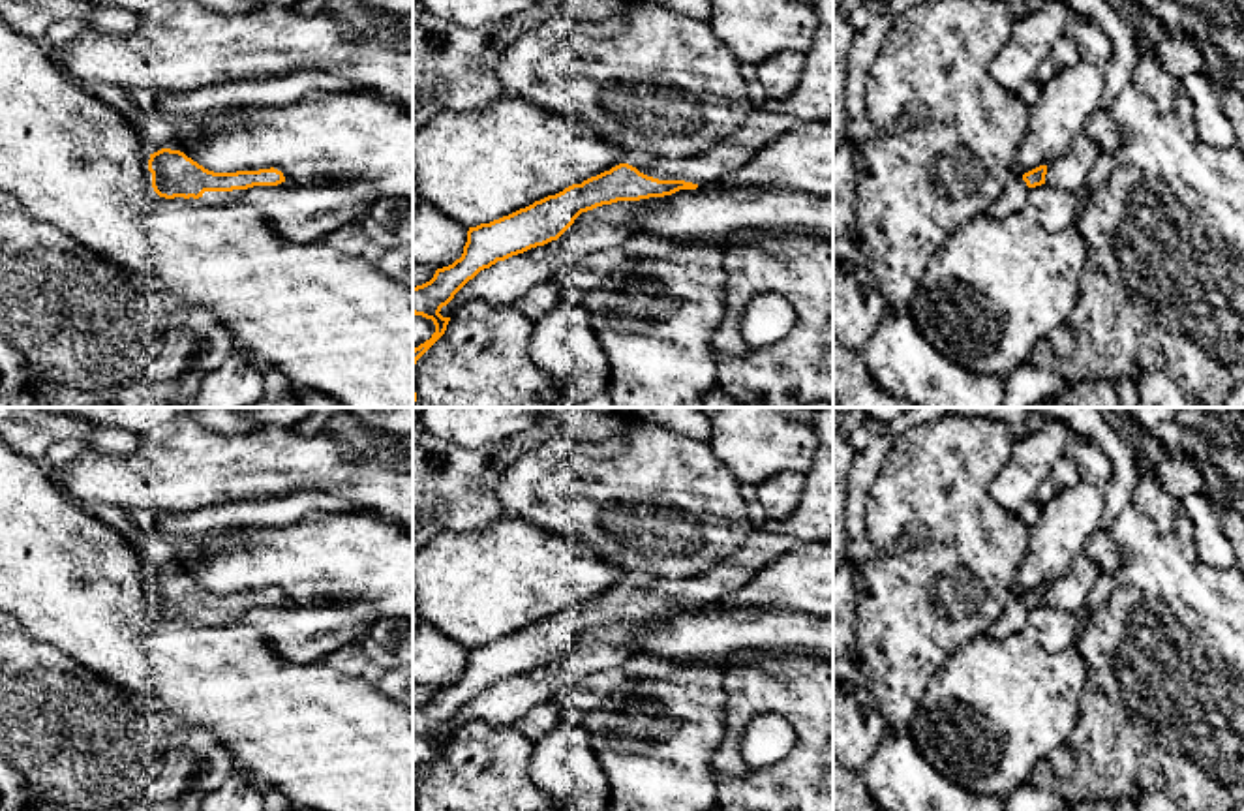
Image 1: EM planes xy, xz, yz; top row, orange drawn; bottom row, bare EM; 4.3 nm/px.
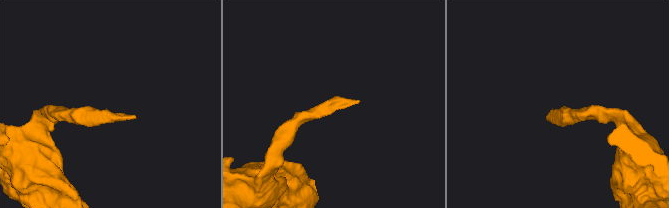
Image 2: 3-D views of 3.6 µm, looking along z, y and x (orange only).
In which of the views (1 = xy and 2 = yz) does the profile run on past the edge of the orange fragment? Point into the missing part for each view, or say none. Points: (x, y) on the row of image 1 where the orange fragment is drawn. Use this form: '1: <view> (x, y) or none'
1: xy (233, 198)
2: yz (1014, 198)

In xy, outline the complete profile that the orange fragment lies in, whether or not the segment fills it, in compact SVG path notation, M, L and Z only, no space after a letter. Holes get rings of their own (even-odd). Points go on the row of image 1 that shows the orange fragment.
M161 148L150 154L148 171L152 173L152 188L159 197L199 199L216 207L242 205L242 191L253 186L285 184L281 171L236 171L214 173L188 158L180 150Z

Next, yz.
M1039 165L1028 173L1011 175L1002 195L987 210L991 218L1006 218L1030 207L1028 190L1045 184L1047 165Z

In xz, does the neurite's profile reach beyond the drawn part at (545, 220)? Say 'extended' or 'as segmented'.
extended

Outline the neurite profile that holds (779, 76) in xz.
M786 51L756 64L756 77L767 99L788 98L801 83L805 62L805 54Z

